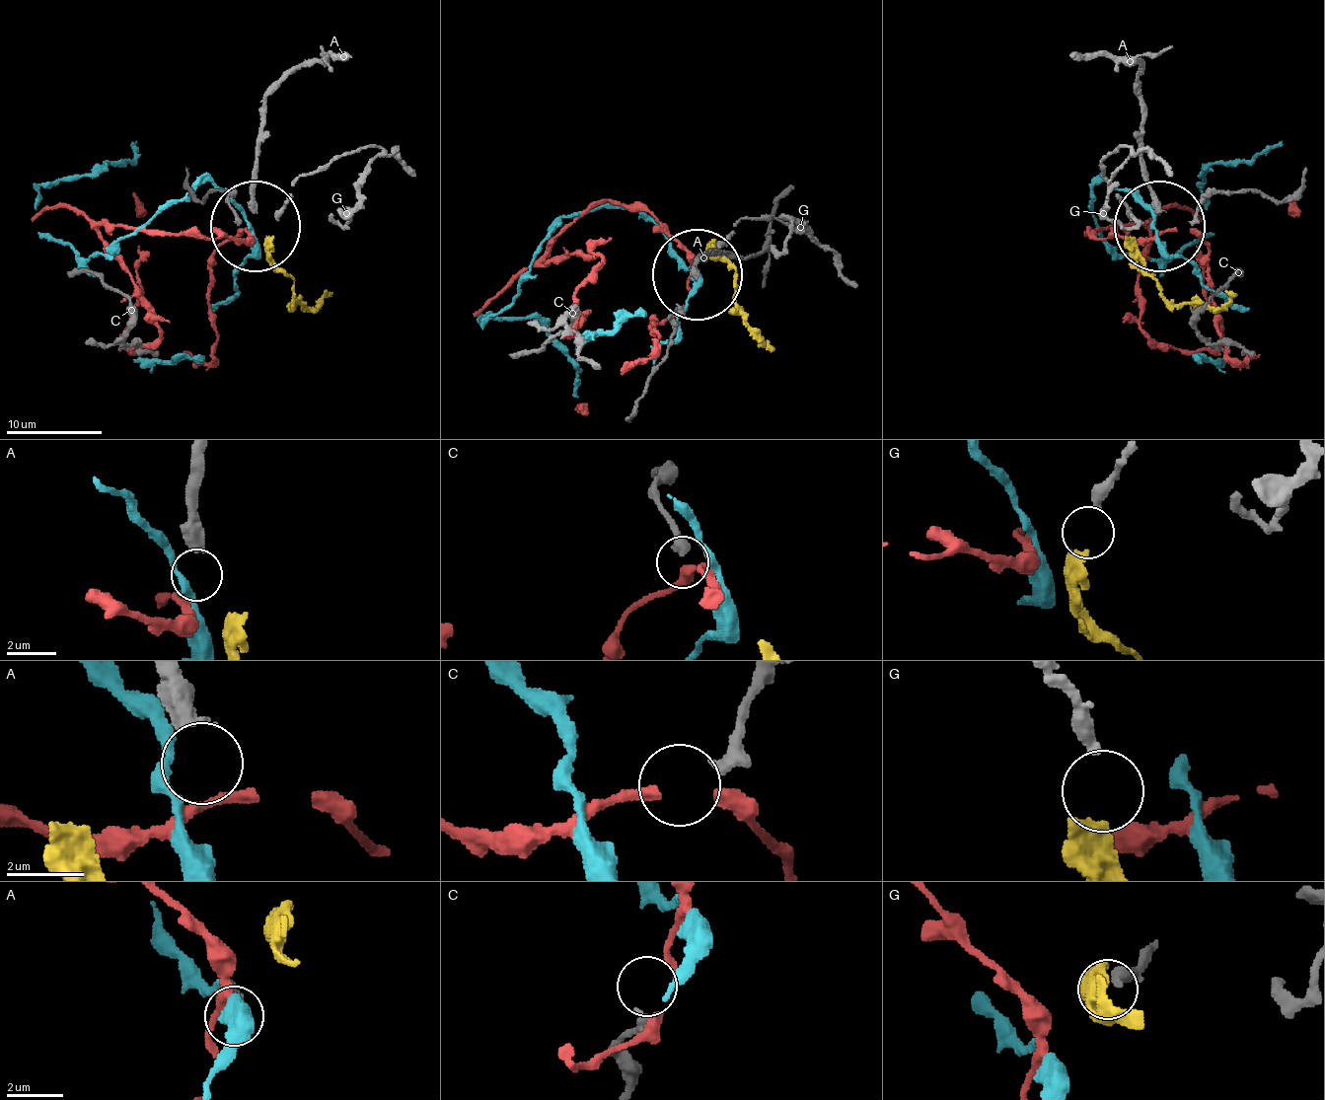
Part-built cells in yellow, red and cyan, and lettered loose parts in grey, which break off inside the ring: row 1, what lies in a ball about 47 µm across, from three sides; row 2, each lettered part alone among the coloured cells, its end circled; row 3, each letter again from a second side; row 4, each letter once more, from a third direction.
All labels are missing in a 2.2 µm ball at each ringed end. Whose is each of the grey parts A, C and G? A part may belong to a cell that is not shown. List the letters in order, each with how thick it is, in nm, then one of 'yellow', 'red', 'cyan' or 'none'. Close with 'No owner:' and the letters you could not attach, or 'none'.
A: 550 nm | none
C: 400 nm | none
G: 380 nm | yellow
No owner: A, C

